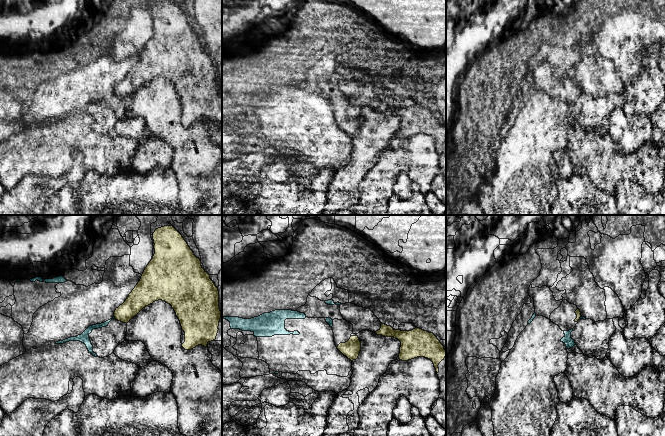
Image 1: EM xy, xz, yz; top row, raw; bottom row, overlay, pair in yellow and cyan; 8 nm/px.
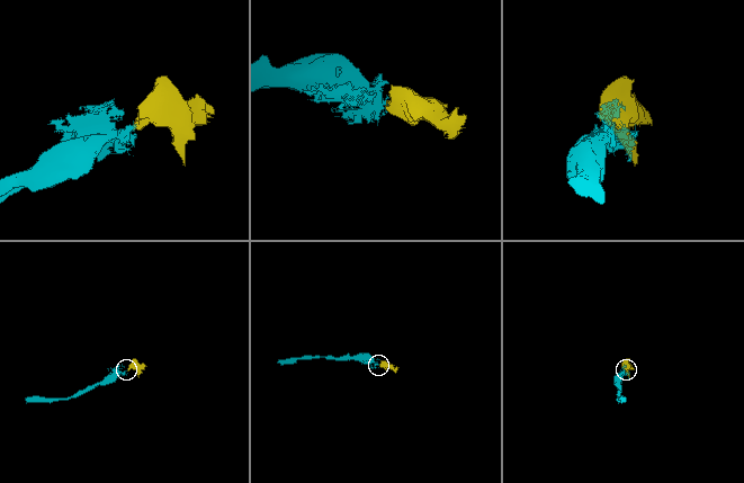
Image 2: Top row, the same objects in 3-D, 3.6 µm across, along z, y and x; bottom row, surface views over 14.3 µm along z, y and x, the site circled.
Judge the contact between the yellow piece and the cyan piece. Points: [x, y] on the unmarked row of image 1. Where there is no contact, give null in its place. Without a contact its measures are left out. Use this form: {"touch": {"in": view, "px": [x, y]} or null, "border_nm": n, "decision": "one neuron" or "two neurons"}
{"touch": {"in": "xy", "px": [114, 92]}, "border_nm": 30, "decision": "one neuron"}

